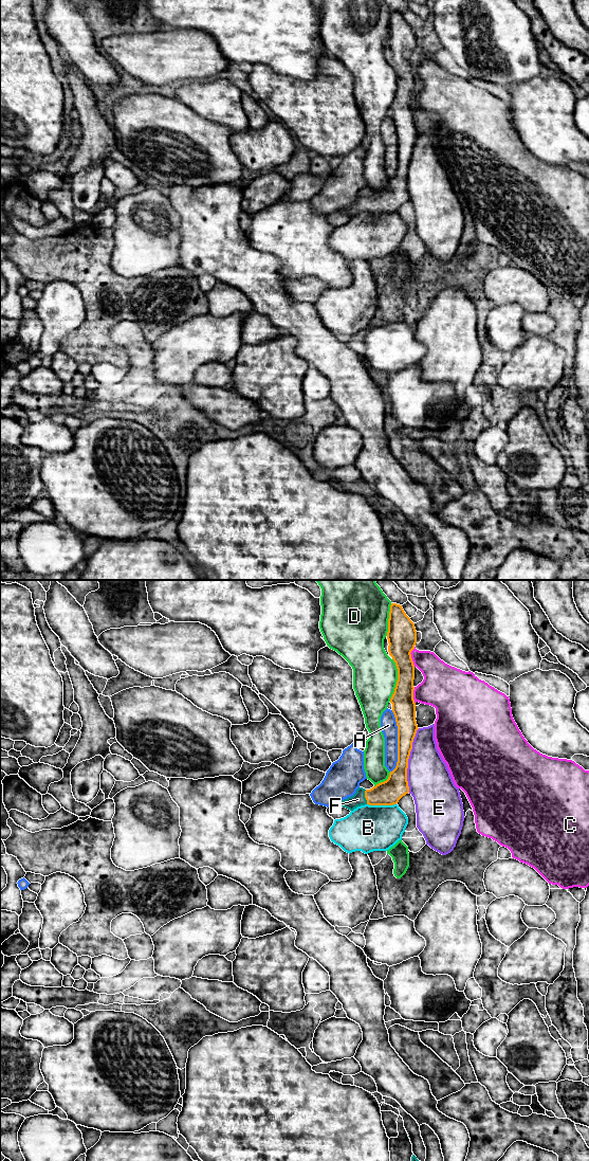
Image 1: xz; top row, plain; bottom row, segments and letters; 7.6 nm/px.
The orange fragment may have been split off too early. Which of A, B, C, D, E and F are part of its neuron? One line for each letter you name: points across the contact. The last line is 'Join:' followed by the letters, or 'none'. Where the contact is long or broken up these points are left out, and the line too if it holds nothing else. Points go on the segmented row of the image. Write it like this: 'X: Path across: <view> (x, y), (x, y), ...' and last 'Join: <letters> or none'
F: Path across: xz (388, 793), (365, 797), (357, 799)
Join: F

